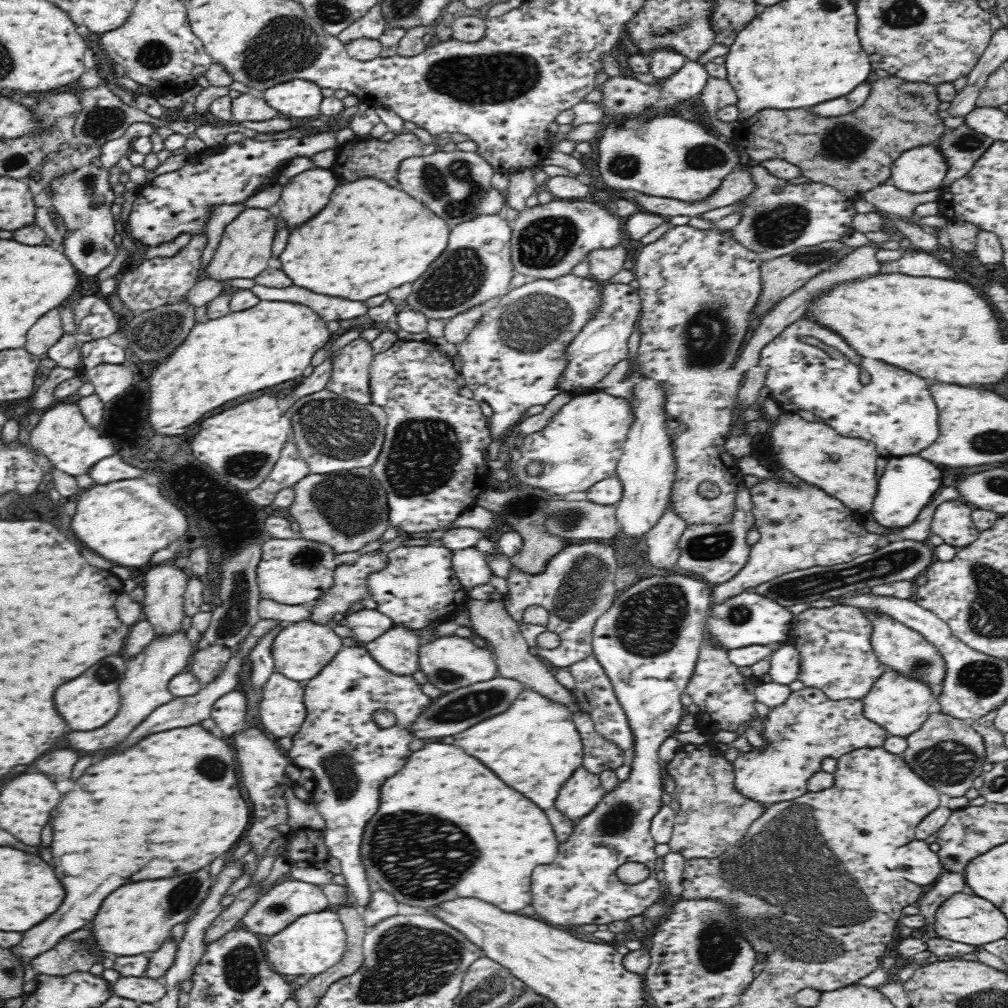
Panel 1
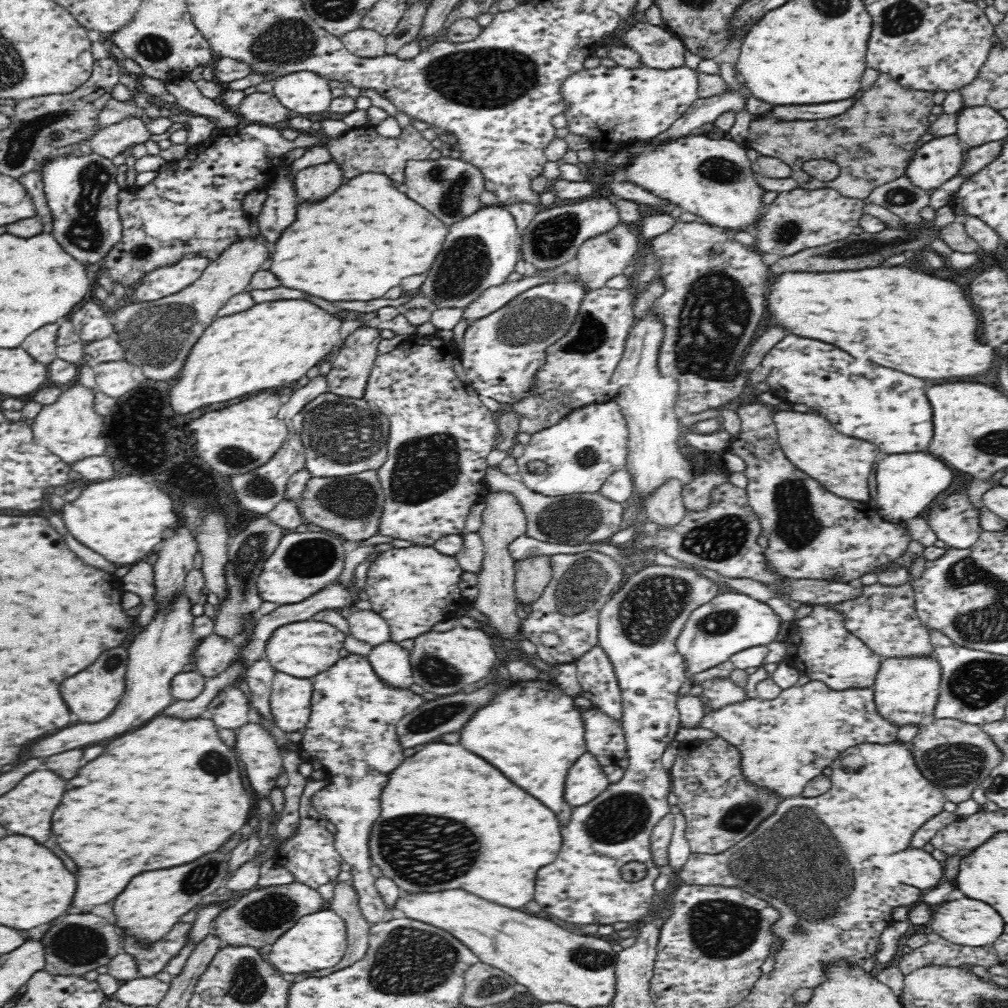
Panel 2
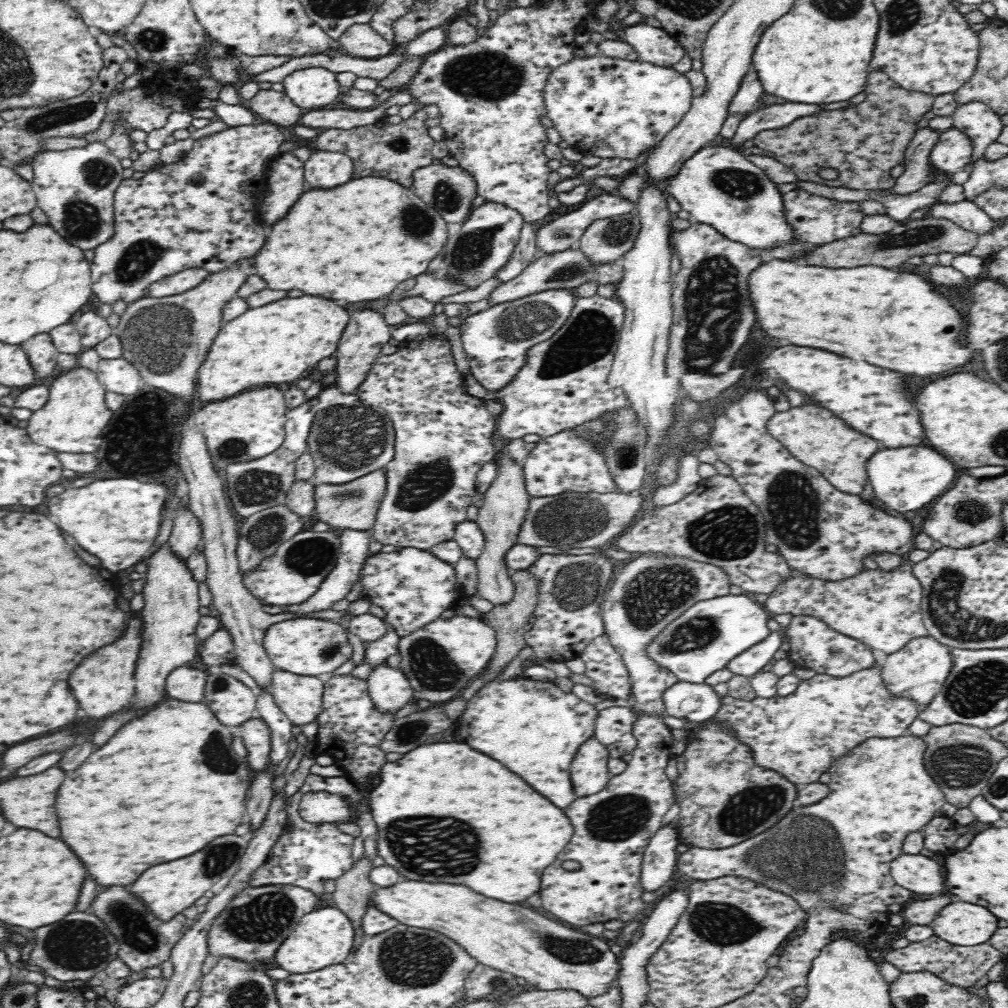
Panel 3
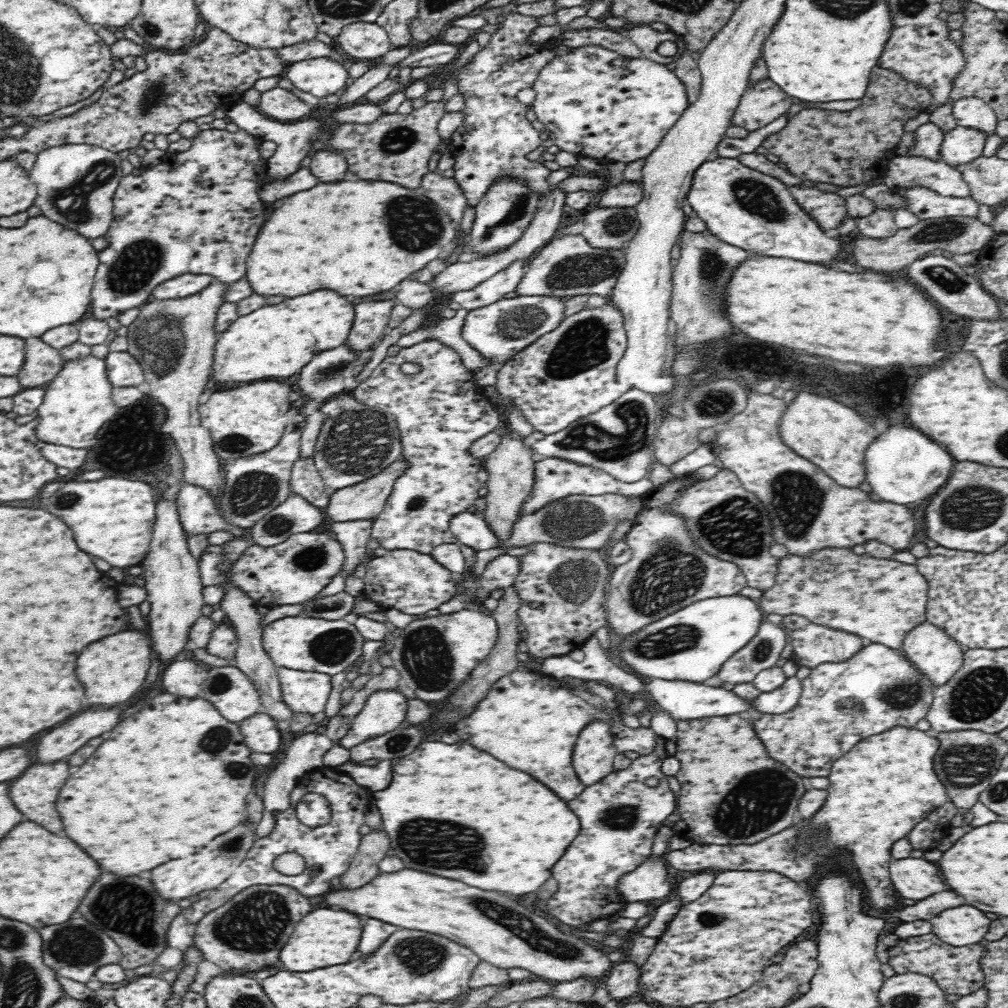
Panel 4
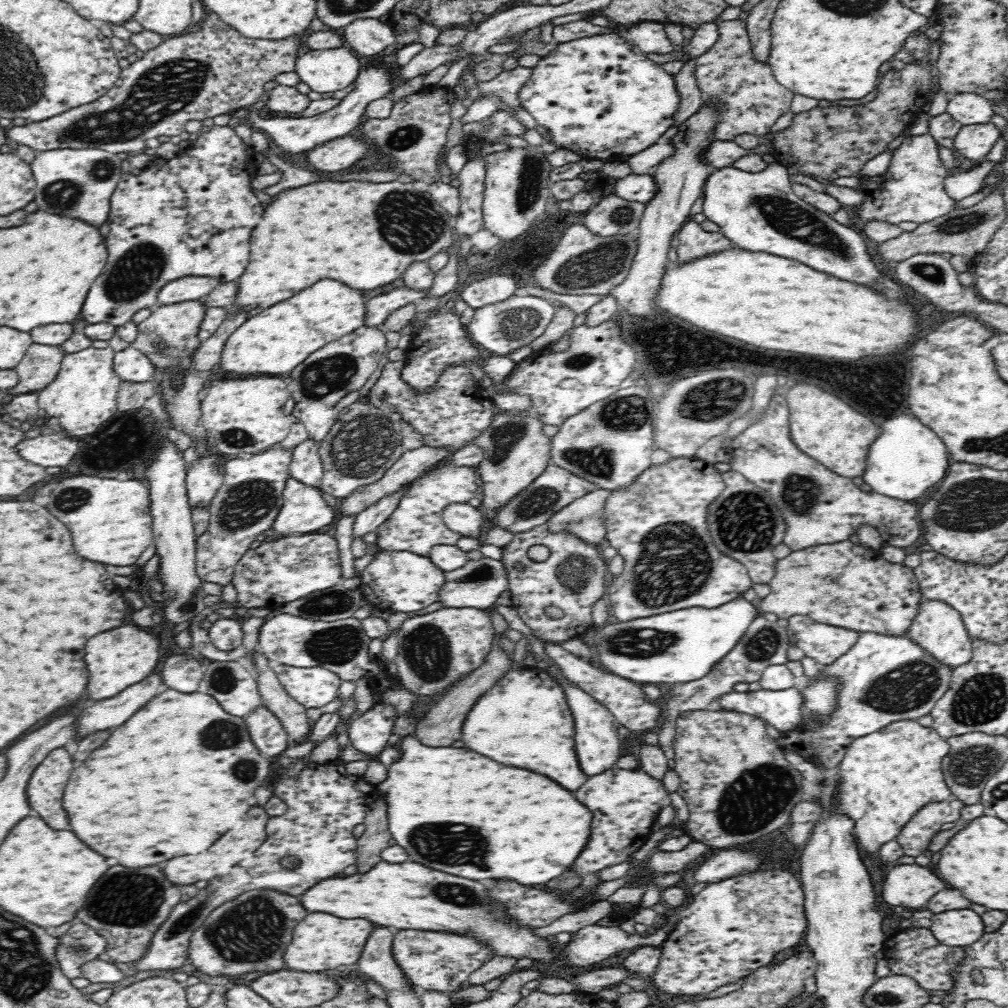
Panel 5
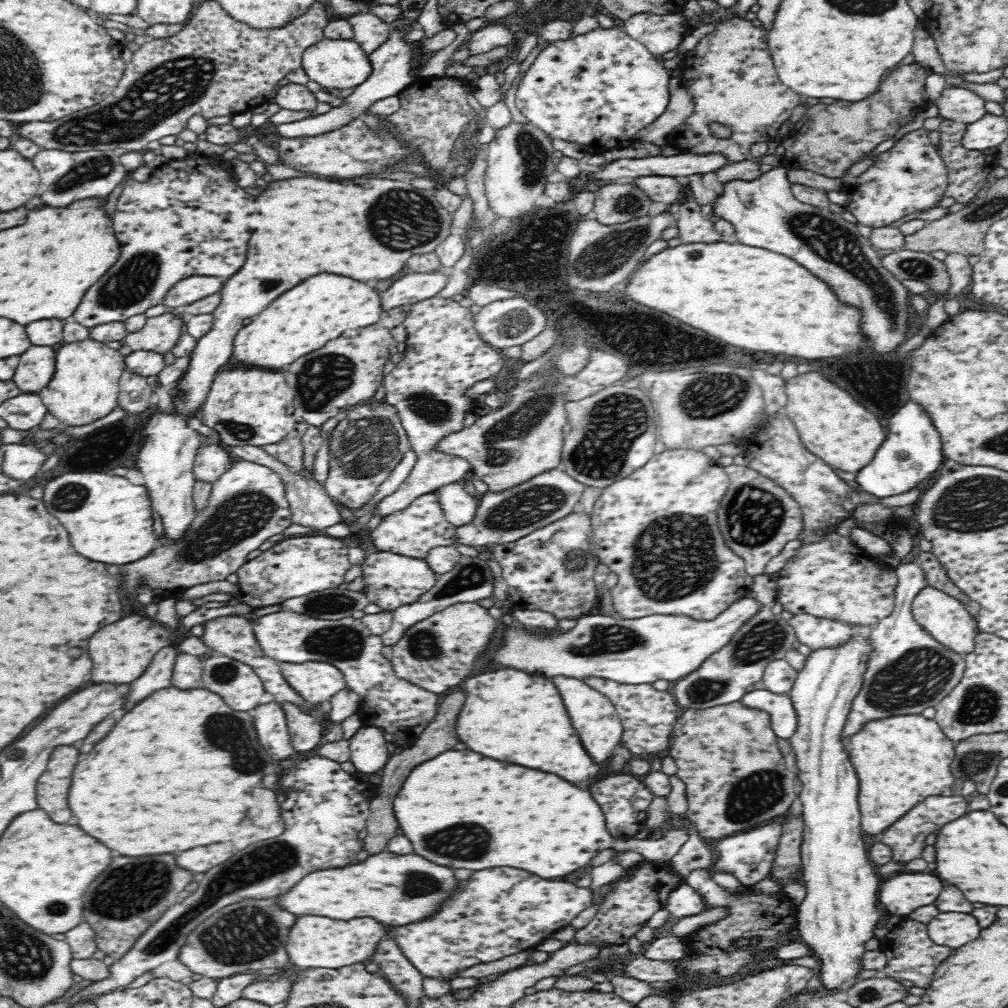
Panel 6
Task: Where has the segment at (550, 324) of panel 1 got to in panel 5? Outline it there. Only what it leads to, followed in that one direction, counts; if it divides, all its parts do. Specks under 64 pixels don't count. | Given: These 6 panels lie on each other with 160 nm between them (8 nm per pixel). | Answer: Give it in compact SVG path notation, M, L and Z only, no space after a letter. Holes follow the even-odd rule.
M512 295L502 302L476 309L472 322L467 326L469 338L494 354L508 354L517 348L530 345L541 336L555 316L556 310L556 306L546 299Z

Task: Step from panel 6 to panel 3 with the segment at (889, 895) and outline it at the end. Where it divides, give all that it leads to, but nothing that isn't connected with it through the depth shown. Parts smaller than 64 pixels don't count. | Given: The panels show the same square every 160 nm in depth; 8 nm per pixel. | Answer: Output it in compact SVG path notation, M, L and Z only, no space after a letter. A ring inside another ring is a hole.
M902 854L889 866L889 871L902 888L916 894L942 894L944 870L938 862L920 854Z

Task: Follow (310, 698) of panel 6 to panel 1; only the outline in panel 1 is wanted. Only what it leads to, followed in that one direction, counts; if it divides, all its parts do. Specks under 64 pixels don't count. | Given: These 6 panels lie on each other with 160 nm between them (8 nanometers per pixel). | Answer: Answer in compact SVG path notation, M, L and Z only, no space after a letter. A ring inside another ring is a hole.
M276 672L266 681L263 693L259 711L266 732L276 740L284 736L293 737L307 715L304 683Z

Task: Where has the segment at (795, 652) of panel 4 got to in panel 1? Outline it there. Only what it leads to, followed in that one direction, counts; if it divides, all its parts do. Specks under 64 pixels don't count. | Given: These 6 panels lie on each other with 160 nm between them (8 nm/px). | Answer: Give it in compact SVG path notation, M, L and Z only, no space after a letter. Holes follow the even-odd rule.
M848 605L808 607L794 617L787 642L794 645L800 659L799 680L818 688L832 700L863 699L874 681L886 670L870 642L872 627L864 610Z

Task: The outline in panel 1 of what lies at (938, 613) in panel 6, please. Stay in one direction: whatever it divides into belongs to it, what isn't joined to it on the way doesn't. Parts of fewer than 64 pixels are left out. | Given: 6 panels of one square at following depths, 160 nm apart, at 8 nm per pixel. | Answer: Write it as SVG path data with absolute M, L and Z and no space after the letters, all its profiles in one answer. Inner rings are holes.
M886 668L863 698L863 713L868 720L884 727L890 735L907 737L926 722L929 715L928 708L936 700L937 696L934 696L927 682L906 676L892 668Z

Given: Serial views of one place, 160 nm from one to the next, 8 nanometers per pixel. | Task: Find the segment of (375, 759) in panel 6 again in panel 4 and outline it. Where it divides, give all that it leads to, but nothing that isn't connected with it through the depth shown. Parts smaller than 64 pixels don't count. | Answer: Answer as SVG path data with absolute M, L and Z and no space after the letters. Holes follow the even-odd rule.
M397 689L375 692L354 718L347 735L338 743L352 747L394 730L405 720L407 702L408 698ZM381 760L375 766L357 766L350 761L337 768L349 775L358 786L366 786L370 791L382 790L392 780L390 760Z

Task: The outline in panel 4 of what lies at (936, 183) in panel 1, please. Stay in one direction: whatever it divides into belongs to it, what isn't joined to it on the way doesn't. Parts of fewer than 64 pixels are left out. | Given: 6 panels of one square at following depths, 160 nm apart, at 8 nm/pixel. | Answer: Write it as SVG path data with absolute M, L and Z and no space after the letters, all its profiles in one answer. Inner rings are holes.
M956 125L956 128L945 134L940 147L941 160L953 167L968 164L984 154L989 136L983 130Z

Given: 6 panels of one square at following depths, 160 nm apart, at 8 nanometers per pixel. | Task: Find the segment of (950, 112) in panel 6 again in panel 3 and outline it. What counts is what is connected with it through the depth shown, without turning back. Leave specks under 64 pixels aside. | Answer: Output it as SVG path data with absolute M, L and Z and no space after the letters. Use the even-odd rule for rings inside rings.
M982 102L958 104L953 114L953 126L964 131L972 141L974 152L971 160L984 156L988 145L991 145L1005 127L996 114Z

